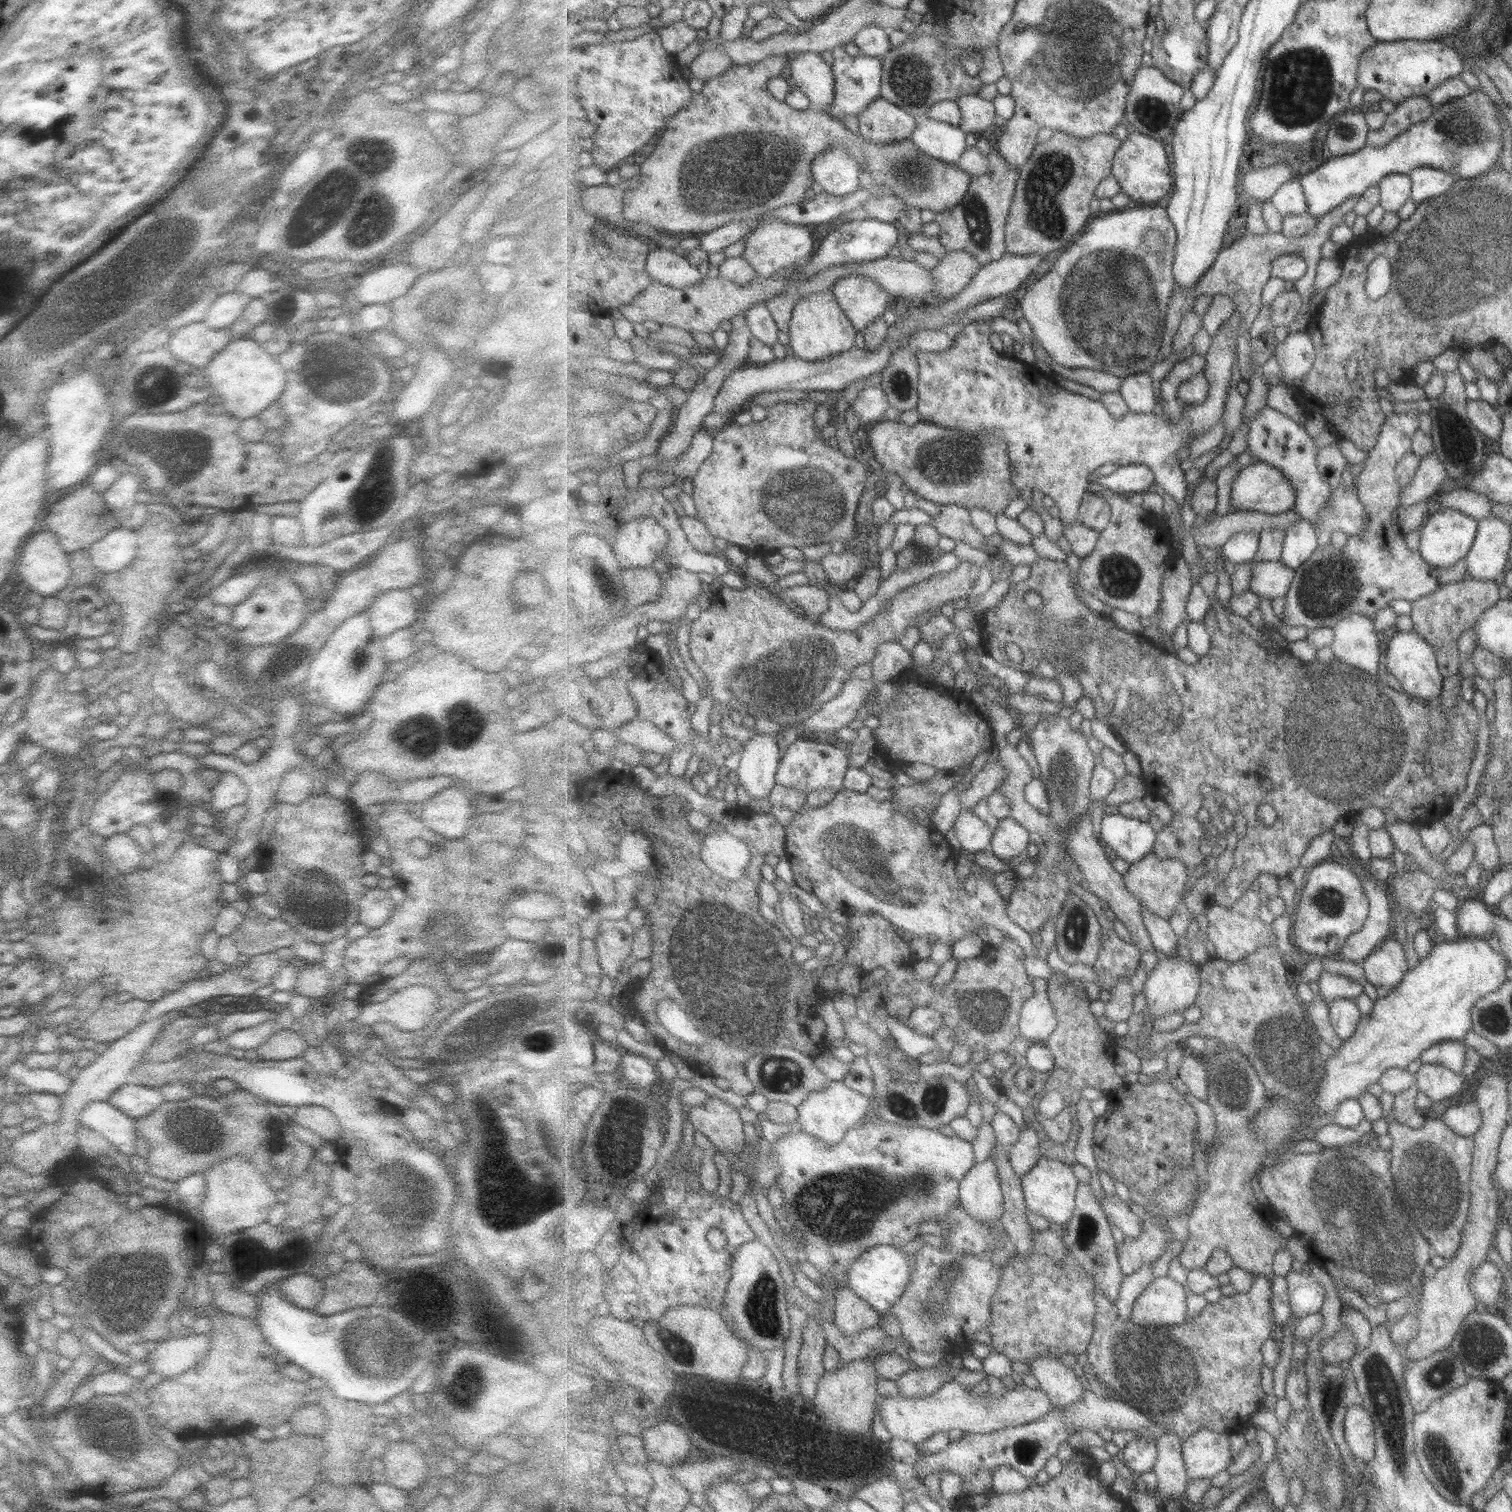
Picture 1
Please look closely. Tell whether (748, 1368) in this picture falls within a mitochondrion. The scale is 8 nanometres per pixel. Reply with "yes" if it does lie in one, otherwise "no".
no

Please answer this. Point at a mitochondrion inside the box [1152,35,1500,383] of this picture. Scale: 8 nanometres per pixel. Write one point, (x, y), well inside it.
(1300, 84)

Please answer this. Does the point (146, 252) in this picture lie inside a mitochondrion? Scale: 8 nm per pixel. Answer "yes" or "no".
yes

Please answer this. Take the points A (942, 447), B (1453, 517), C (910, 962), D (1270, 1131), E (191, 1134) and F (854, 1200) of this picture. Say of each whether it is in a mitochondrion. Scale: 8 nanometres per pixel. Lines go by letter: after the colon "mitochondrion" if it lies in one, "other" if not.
A: mitochondrion
B: other
C: other
D: other
E: mitochondrion
F: mitochondrion

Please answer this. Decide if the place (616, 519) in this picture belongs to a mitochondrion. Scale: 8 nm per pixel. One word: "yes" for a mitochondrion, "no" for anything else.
no

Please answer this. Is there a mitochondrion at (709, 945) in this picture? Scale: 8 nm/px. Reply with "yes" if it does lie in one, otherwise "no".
yes

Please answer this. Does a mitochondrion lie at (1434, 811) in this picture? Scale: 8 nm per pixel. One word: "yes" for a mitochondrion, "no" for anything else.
no

